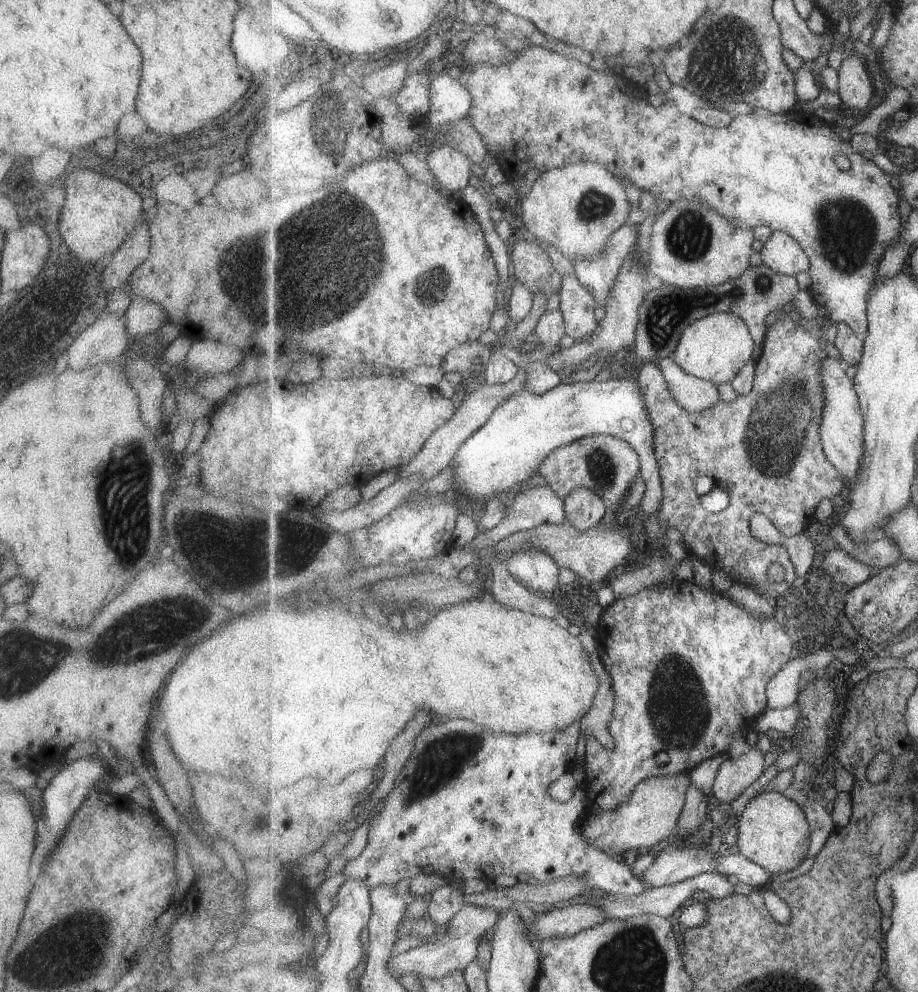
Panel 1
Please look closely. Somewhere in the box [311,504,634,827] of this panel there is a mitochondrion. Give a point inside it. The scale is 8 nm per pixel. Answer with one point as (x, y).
(443, 758)

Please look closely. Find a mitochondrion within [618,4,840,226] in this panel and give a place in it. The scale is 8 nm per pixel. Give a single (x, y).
(729, 63)

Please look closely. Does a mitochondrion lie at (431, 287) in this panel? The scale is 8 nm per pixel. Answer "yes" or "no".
yes

